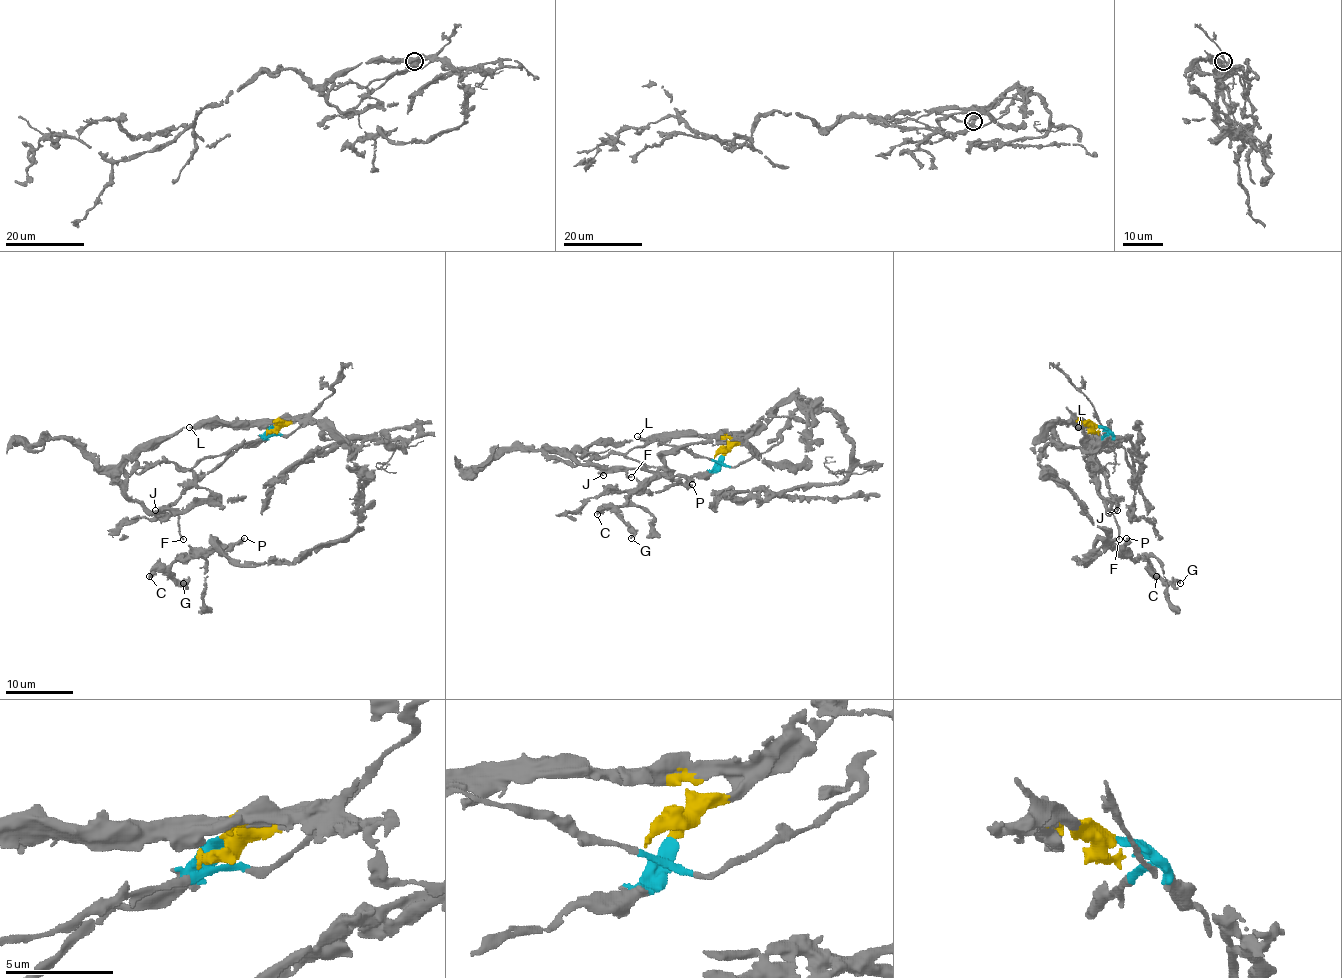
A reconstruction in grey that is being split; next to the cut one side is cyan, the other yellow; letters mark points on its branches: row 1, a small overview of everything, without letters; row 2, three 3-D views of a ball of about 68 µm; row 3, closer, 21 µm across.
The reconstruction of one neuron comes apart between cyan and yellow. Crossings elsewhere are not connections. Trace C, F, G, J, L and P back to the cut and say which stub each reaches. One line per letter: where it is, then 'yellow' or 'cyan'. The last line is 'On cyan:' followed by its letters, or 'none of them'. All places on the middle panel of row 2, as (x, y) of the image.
C: place (597, 514); yellow
F: place (631, 477); cyan
G: place (631, 538); yellow
J: place (603, 475); cyan
L: place (637, 436); yellow
P: place (692, 484); yellow
On cyan: F, J

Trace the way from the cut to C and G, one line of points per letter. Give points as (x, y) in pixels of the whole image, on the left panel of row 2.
C: (273, 425), (318, 420), (349, 444), (357, 526), (293, 562), (234, 562), (216, 540), (149, 577)
G: (273, 425), (318, 420), (349, 444), (359, 523), (293, 562), (236, 563), (216, 540), (171, 568), (182, 583)

